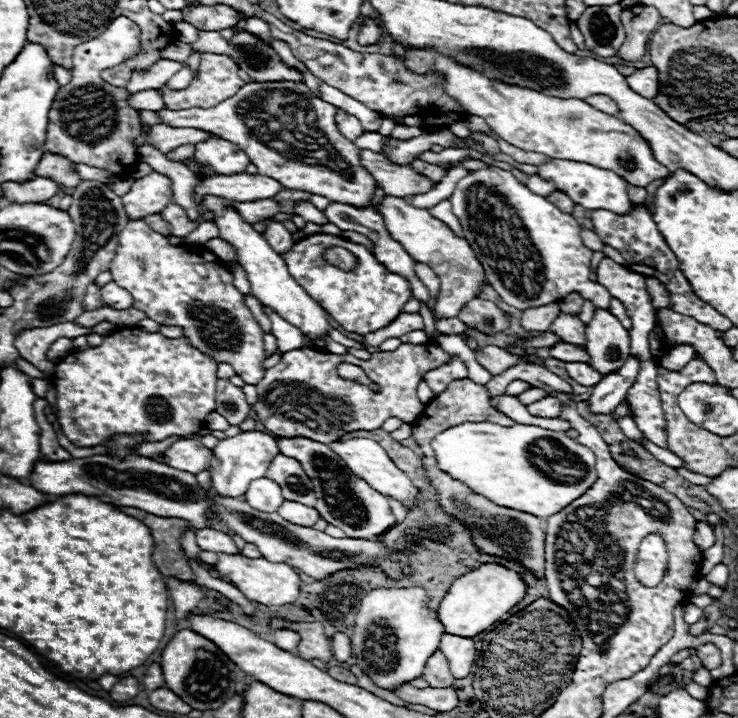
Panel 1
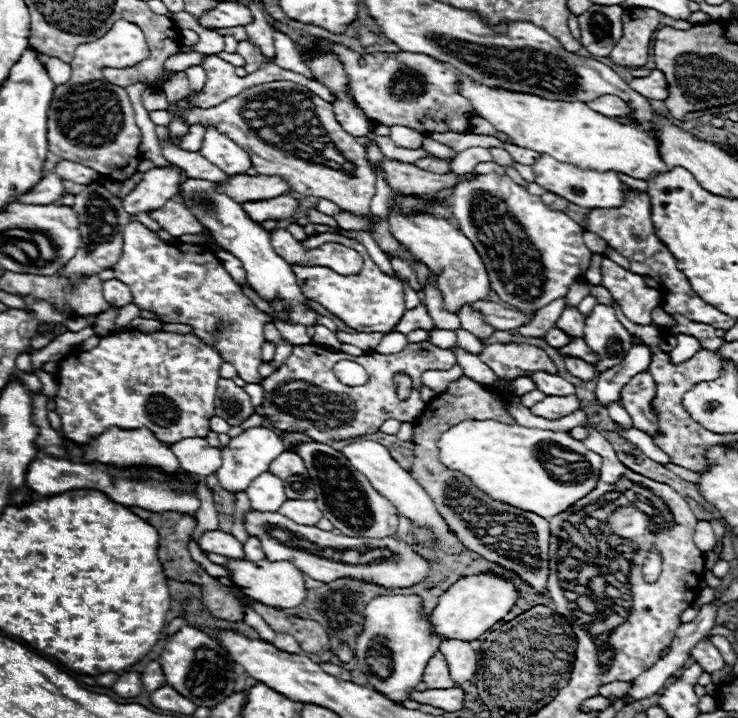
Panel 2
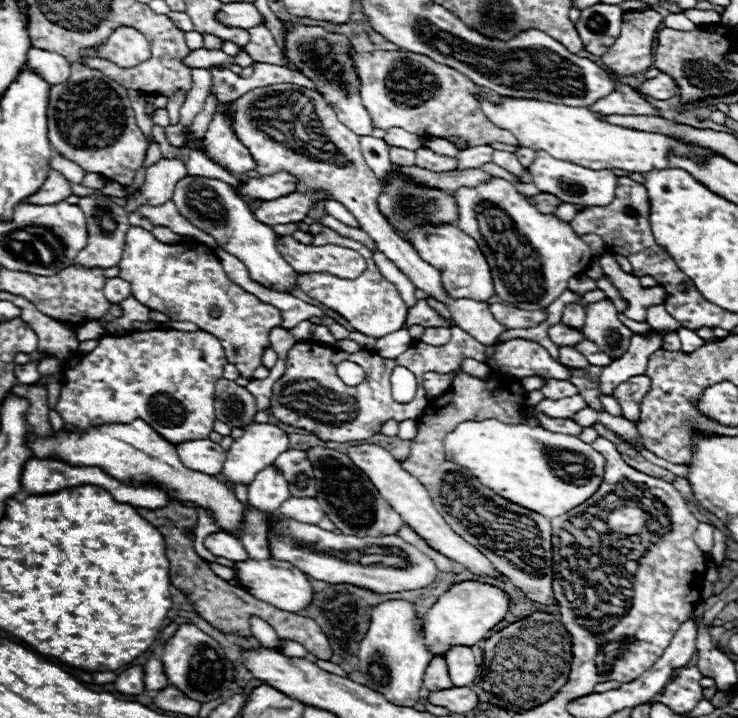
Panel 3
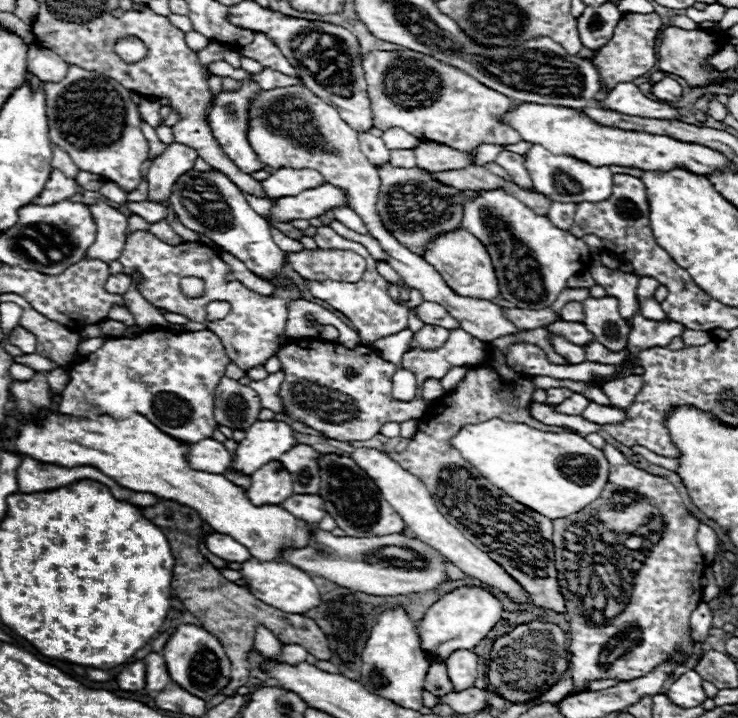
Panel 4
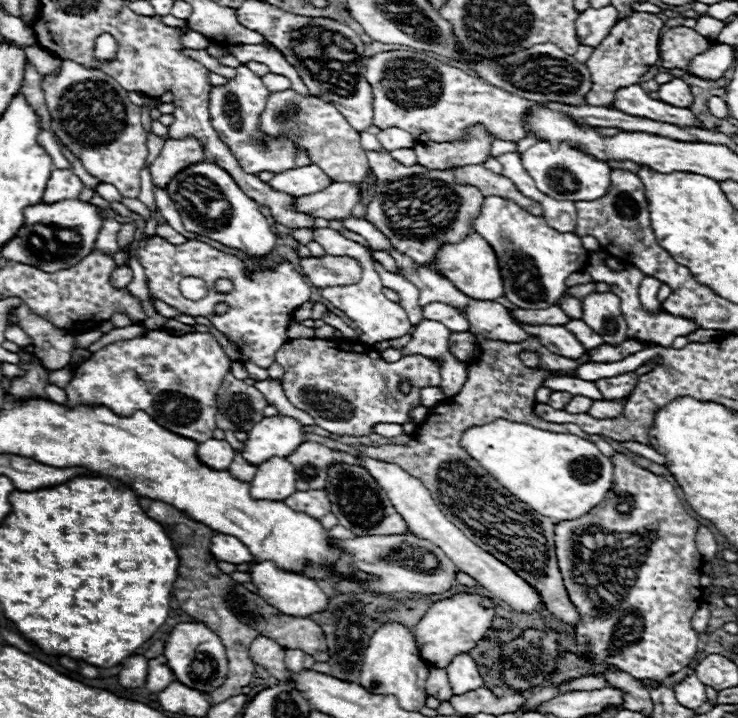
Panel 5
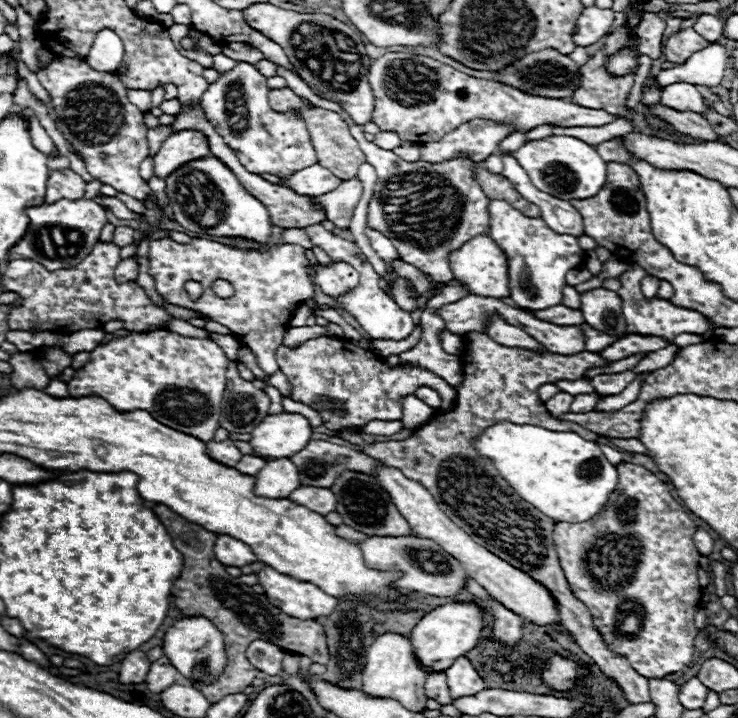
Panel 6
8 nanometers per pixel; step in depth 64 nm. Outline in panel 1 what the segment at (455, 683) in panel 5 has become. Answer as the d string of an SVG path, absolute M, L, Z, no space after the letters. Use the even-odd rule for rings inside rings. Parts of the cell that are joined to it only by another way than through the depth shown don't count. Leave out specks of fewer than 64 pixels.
M444 632L440 650L448 658L448 664L452 668L454 678L466 678L470 674L470 666L476 658L476 648L472 638L462 638L462 636L452 636Z

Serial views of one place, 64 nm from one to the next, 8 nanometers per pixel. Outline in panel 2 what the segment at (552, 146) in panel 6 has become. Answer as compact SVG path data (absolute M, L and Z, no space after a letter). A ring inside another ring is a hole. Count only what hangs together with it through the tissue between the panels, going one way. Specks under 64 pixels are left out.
M542 154L536 164L532 164L536 172L536 182L544 186L548 192L556 192L558 196L566 198L572 204L578 204L582 208L616 208L624 202L622 192L622 180L616 172L600 172L600 170L582 170L574 164L558 162L548 154Z

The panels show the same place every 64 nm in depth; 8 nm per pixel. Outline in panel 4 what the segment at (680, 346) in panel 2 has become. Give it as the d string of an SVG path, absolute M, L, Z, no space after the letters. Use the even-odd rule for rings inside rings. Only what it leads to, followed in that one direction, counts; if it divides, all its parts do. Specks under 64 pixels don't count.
M688 330L684 332L684 336L680 336L684 346L690 348L690 346L698 346L698 344L708 344L712 340L712 334L710 332L698 332L698 330Z

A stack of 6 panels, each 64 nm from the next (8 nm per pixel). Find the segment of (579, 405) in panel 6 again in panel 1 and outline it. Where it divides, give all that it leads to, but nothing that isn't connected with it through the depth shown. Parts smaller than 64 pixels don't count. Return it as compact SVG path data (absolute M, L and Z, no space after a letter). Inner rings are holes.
M540 398L532 404L526 406L526 410L532 414L532 416L540 416L540 418L558 418L560 416L560 402L556 398Z

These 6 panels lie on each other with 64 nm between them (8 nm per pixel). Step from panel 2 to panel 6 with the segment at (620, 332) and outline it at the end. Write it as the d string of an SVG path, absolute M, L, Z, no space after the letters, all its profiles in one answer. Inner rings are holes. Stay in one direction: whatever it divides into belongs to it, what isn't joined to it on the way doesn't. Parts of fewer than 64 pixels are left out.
M596 288L584 292L580 298L582 316L590 328L596 328L600 332L612 332L614 336L626 332L626 322L622 316L622 298L616 292Z

